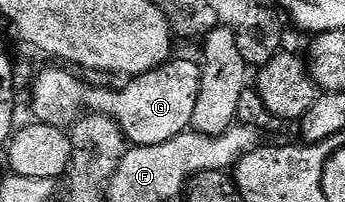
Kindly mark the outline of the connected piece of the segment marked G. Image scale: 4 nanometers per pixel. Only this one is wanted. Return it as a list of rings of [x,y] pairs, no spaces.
[[[171,58],[151,72],[133,77],[123,88],[97,88],[73,76],[69,67],[54,67],[58,68],[39,71],[28,92],[30,108],[34,111],[33,119],[39,124],[66,130],[83,114],[110,116],[122,127],[127,141],[134,146],[156,146],[160,142],[168,142],[192,125],[196,98],[200,94],[202,69],[190,60]]]

